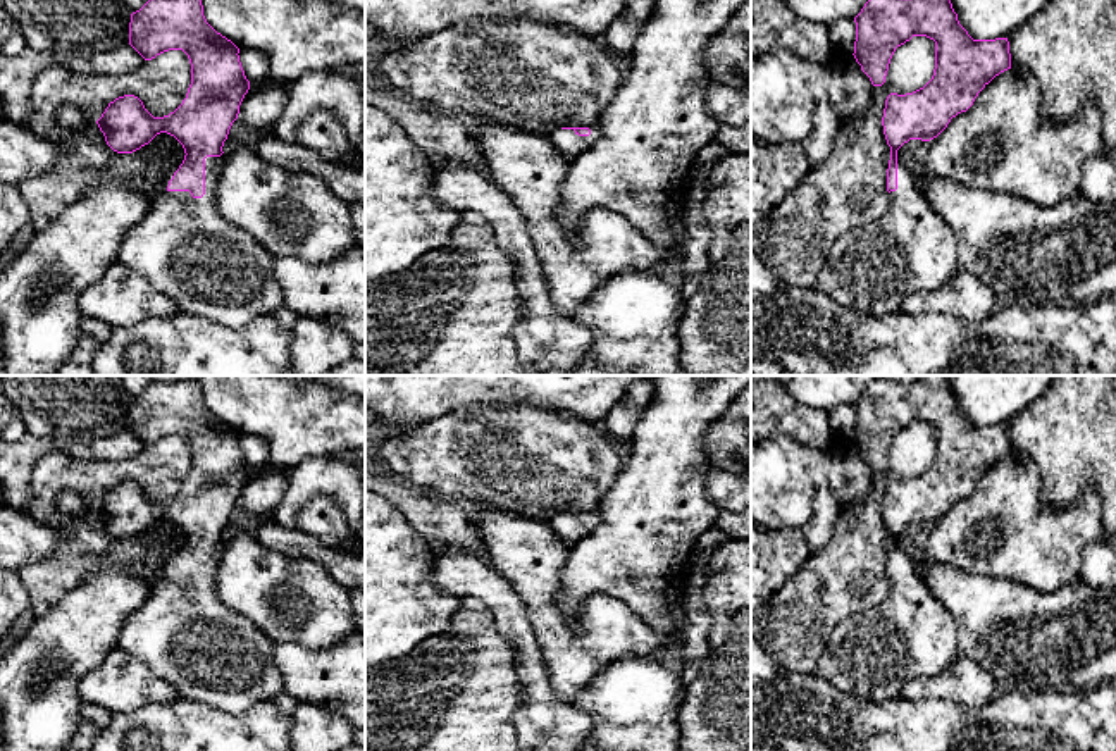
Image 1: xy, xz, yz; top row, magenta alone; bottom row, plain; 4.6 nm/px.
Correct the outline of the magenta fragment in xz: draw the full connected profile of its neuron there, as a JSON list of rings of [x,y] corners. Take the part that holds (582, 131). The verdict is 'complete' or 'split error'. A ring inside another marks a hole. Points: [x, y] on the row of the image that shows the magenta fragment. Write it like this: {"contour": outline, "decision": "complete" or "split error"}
{"contour": [[[599,126],[592,127],[561,127],[551,131],[551,143],[572,162],[582,152],[589,150],[601,136]]], "decision": "split error"}

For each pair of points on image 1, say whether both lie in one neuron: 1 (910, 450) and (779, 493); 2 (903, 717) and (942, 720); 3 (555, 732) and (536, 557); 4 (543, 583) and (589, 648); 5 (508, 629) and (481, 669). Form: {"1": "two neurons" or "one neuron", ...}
{"1": "two neurons", "2": "one neuron", "3": "two neurons", "4": "one neuron", "5": "two neurons"}

